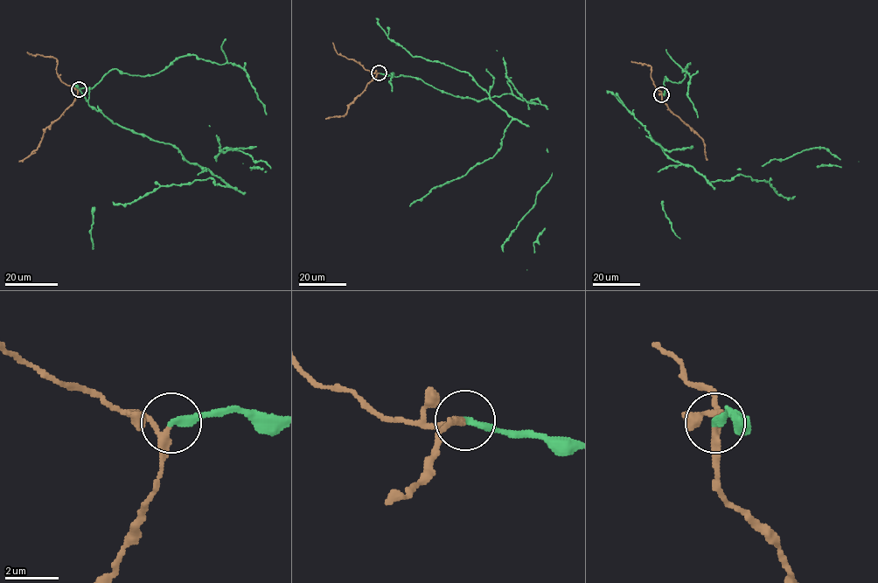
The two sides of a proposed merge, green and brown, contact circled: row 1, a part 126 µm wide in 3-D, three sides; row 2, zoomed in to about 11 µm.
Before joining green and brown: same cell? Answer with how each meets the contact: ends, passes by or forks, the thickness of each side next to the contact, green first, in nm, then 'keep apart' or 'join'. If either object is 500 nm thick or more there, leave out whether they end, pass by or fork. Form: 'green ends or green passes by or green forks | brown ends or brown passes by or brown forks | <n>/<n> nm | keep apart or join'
green ends | brown passes by | 260/200 nm | keep apart

